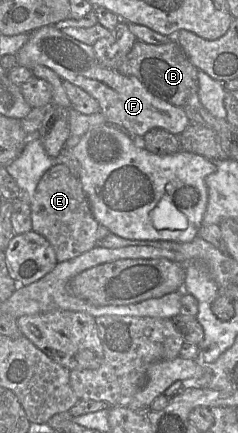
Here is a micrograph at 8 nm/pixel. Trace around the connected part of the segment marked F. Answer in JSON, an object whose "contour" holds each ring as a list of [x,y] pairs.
{"contour":[[[47,25],[30,33],[28,41],[16,54],[19,66],[32,70],[42,65],[53,70],[62,80],[80,87],[100,105],[107,123],[142,138],[148,131],[161,128],[179,136],[191,123],[182,107],[154,96],[136,77],[125,76],[117,69],[103,67],[96,58],[93,46],[84,44],[55,25]]]}

